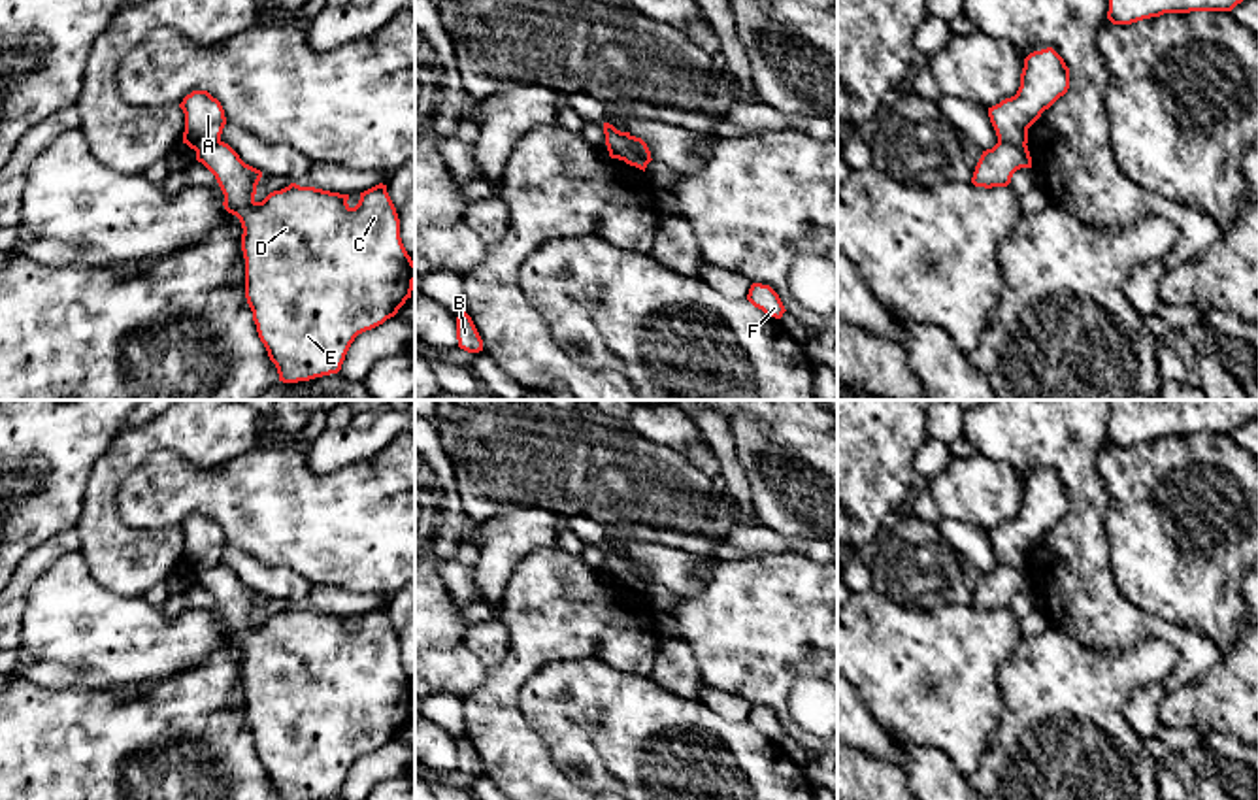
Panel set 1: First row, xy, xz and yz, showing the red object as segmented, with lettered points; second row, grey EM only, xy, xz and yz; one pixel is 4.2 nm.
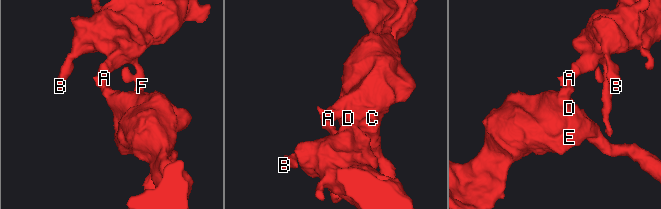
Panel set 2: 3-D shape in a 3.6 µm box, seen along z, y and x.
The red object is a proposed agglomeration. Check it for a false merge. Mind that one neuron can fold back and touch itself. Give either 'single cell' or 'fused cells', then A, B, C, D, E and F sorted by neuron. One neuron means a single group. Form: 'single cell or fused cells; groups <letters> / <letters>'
fused cells; groups A B F / C D E

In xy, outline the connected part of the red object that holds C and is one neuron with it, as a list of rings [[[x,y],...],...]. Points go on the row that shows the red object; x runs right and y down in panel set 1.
[[[217,142],[198,149],[196,160],[215,175],[224,194],[224,209],[241,223],[245,298],[253,311],[258,338],[277,368],[279,381],[298,383],[338,374],[355,338],[394,317],[406,300],[411,298],[415,262],[402,243],[400,219],[387,185],[379,183],[360,192],[355,208],[347,204],[349,194],[296,183],[257,202],[255,194],[262,172],[245,164],[228,143]]]

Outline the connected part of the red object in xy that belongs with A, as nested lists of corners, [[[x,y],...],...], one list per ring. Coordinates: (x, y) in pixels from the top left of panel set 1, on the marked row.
[[[192,91],[179,108],[185,113],[183,143],[198,151],[221,142],[226,125],[224,109],[207,91]]]

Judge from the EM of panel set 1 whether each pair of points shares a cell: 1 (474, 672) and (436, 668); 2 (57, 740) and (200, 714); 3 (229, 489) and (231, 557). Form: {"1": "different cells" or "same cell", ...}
{"1": "same cell", "2": "same cell", "3": "different cells"}

